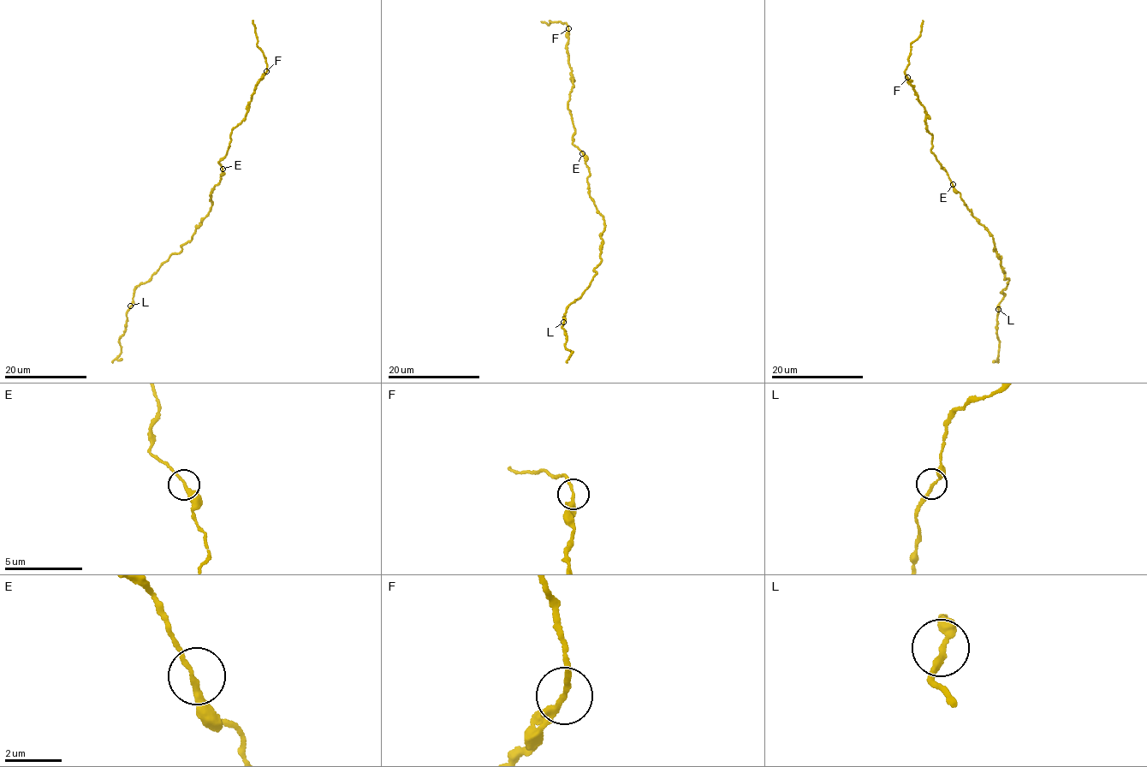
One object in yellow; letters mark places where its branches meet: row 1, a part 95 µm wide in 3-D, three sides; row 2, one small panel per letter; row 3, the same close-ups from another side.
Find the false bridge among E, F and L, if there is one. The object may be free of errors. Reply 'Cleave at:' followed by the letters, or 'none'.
Cleave at: none

